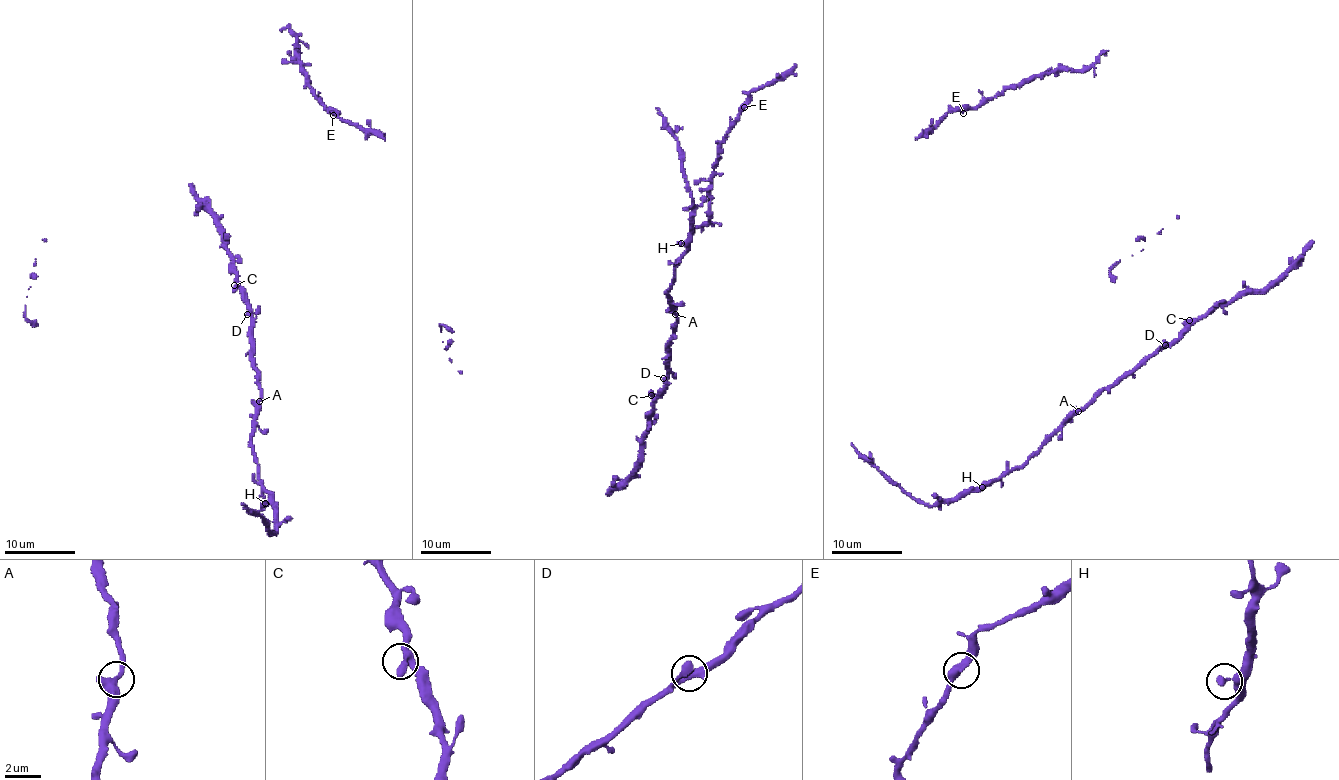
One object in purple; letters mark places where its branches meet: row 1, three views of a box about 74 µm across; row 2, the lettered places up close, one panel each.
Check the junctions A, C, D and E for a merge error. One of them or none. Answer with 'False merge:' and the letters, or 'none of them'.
False merge: none of them

